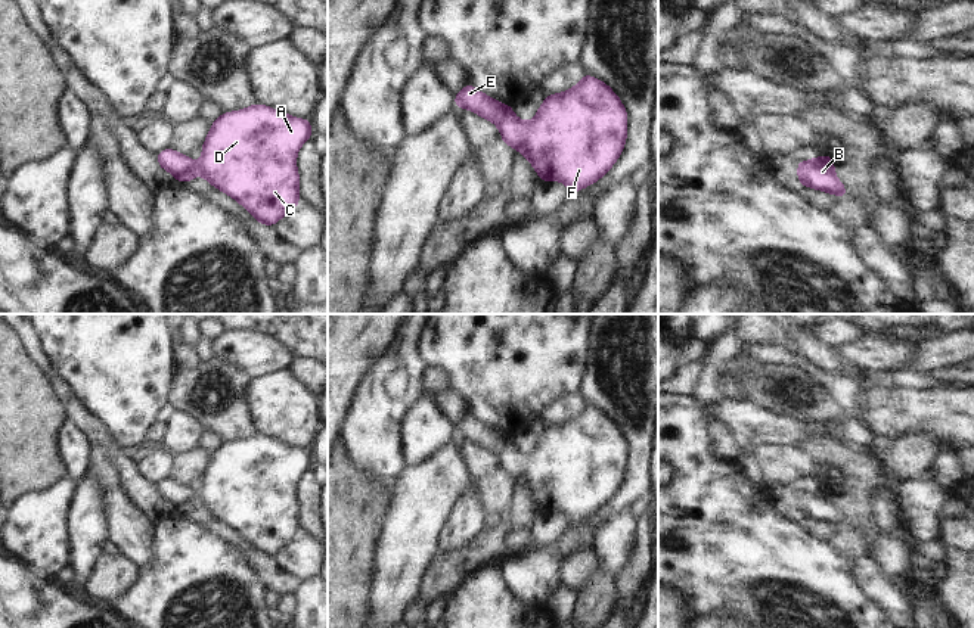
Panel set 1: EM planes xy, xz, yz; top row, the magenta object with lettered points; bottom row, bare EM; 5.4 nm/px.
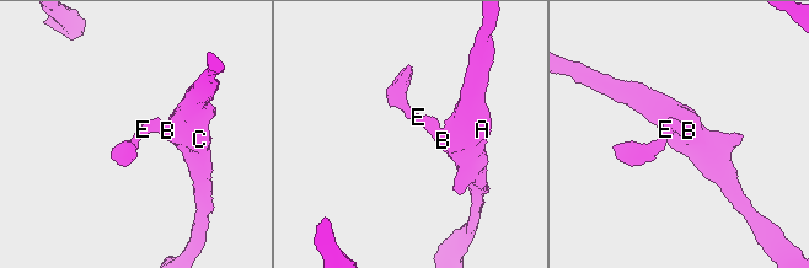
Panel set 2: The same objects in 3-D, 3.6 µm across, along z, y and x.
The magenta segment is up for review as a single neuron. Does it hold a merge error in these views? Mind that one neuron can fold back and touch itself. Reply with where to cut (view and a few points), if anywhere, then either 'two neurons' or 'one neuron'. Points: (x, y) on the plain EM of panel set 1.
no cut; one neuron

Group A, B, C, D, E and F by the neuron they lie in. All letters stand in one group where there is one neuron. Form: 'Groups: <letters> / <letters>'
Groups: A B C D E F

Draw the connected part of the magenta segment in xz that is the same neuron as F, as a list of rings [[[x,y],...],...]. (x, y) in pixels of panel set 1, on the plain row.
[[[584,404],[581,411],[570,420],[546,426],[534,450],[528,453],[517,448],[512,436],[488,428],[471,414],[466,414],[455,426],[455,435],[456,439],[466,438],[491,451],[500,460],[502,472],[524,485],[542,512],[562,512],[570,523],[578,522],[604,507],[620,488],[627,467],[627,441],[621,430],[608,414],[589,404]]]

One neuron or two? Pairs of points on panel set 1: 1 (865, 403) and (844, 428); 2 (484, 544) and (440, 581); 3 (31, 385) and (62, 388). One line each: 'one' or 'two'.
1: two
2: one
3: two

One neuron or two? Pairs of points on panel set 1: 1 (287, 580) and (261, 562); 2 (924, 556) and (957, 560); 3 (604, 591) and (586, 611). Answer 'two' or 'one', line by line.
1: one
2: two
3: one

